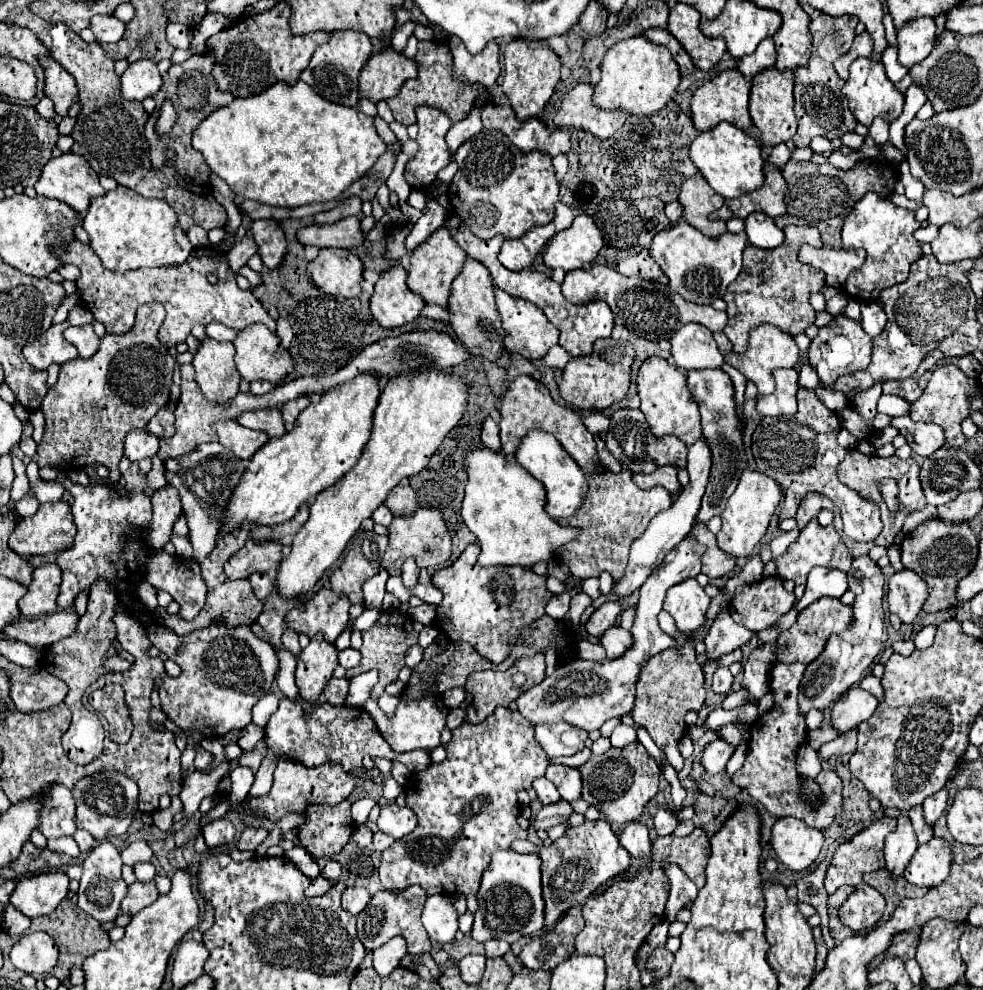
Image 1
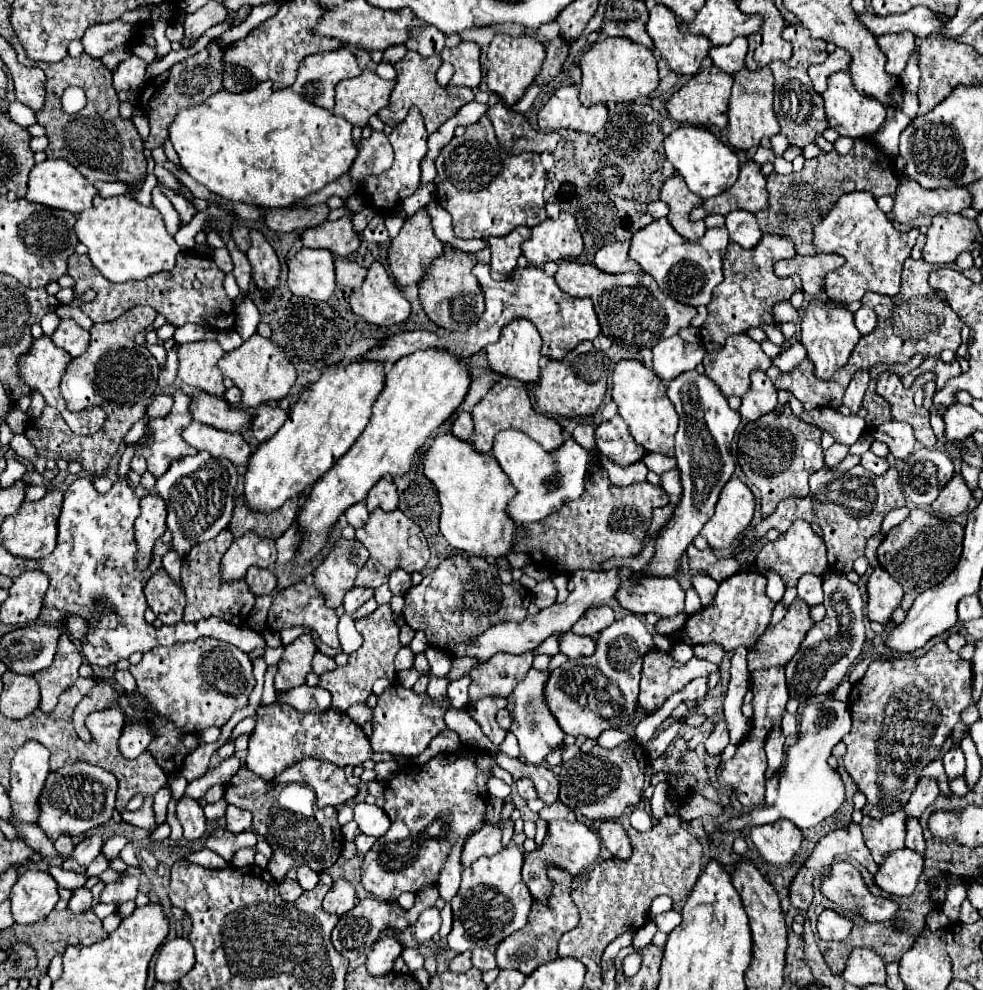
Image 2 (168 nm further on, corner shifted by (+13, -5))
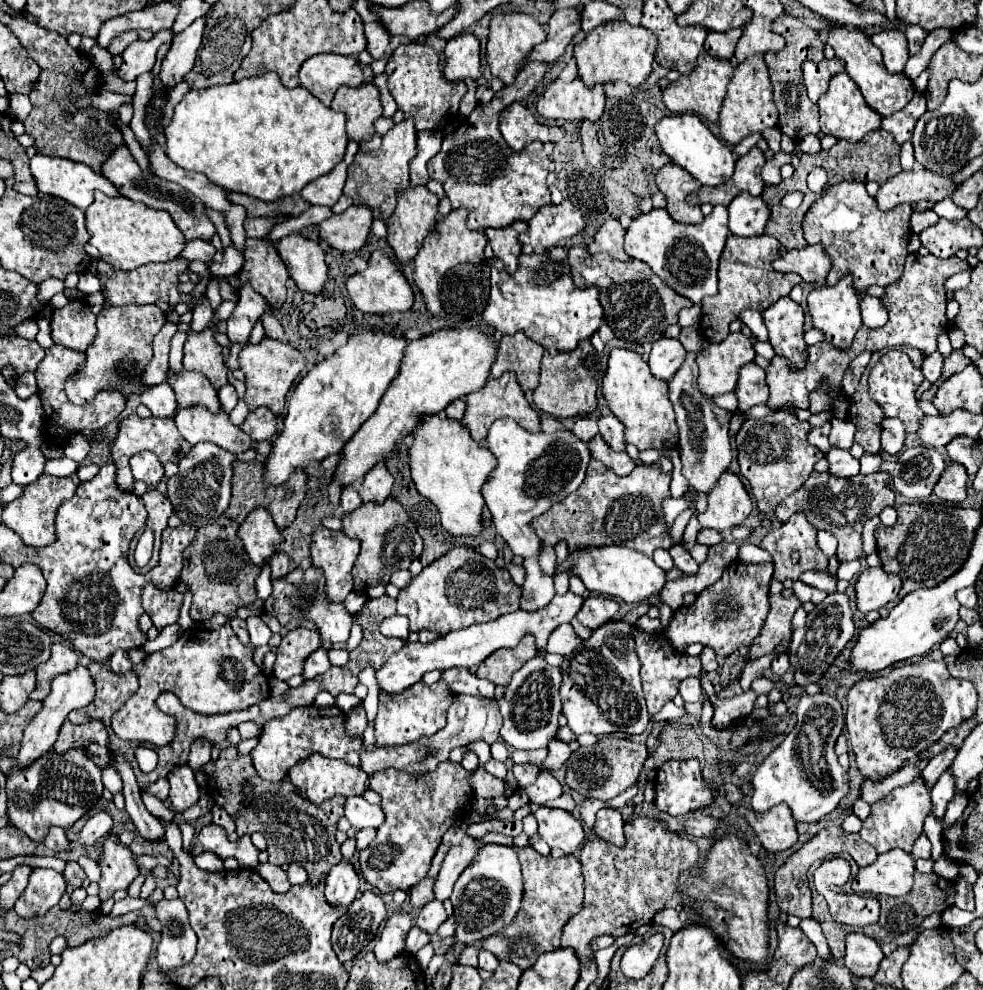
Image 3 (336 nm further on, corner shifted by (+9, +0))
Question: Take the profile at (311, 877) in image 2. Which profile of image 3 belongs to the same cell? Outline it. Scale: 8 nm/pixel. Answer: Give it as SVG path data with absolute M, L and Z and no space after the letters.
M289 864L289 870L287 870L287 876L291 880L291 884L305 884L309 880L309 874L305 872L303 866L299 864Z

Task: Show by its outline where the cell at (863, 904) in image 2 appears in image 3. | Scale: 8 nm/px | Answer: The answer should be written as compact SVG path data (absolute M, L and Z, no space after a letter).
M845 858L825 860L815 870L815 890L827 900L831 916L851 926L869 926L879 920L881 904L873 896L849 892L849 862Z

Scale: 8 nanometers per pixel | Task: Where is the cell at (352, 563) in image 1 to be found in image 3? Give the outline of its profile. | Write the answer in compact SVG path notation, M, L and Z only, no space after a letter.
M319 528L313 532L313 566L325 572L325 592L331 602L343 602L353 590L351 568L359 556L359 546L359 540L349 538L343 532L333 532L329 528Z

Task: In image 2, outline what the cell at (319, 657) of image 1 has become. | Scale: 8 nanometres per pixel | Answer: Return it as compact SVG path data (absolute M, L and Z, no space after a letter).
M309 635L297 637L293 643L285 645L285 651L277 663L275 689L287 691L305 683L305 675L311 673L311 659L317 653L313 639Z

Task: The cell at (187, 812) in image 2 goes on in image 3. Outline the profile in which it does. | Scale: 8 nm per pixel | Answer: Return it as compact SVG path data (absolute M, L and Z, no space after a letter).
M189 766L173 768L173 772L169 772L167 780L171 784L169 796L171 796L173 808L177 812L185 812L193 804L197 804L197 800L199 800L199 786L197 786L193 770Z

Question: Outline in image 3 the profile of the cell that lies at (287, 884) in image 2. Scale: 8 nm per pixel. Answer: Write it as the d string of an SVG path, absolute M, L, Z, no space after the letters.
M259 864L257 866L257 872L269 882L269 886L275 890L275 892L289 892L291 888L291 882L287 878L287 872L279 866L273 866L273 864Z

